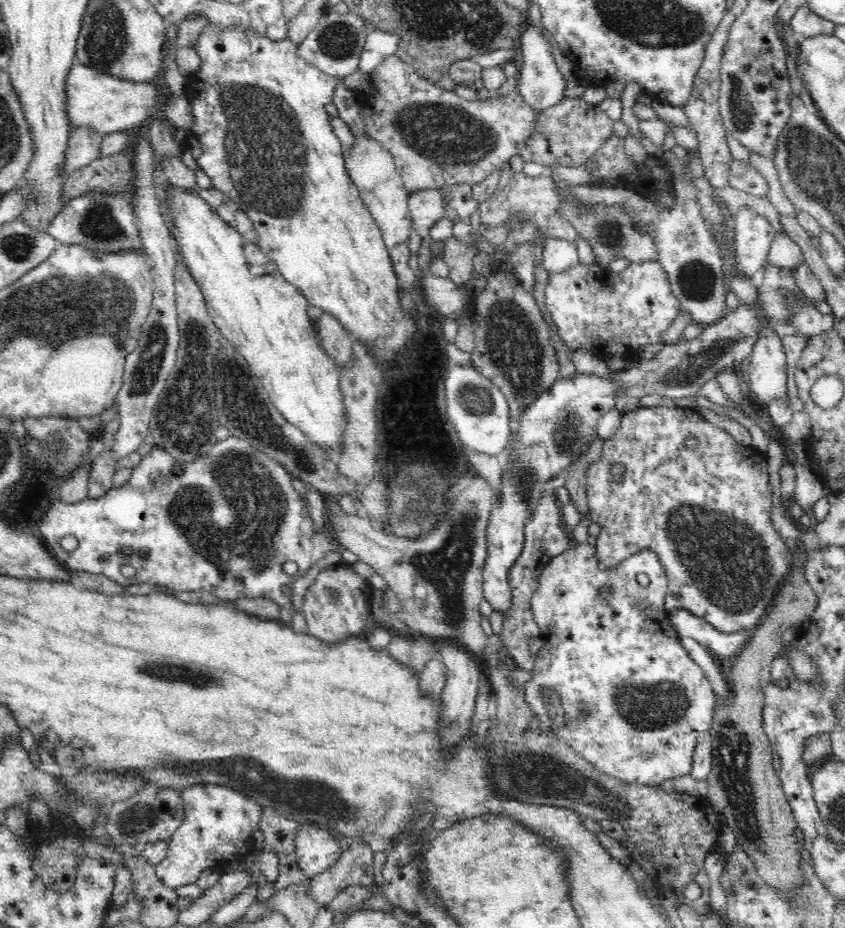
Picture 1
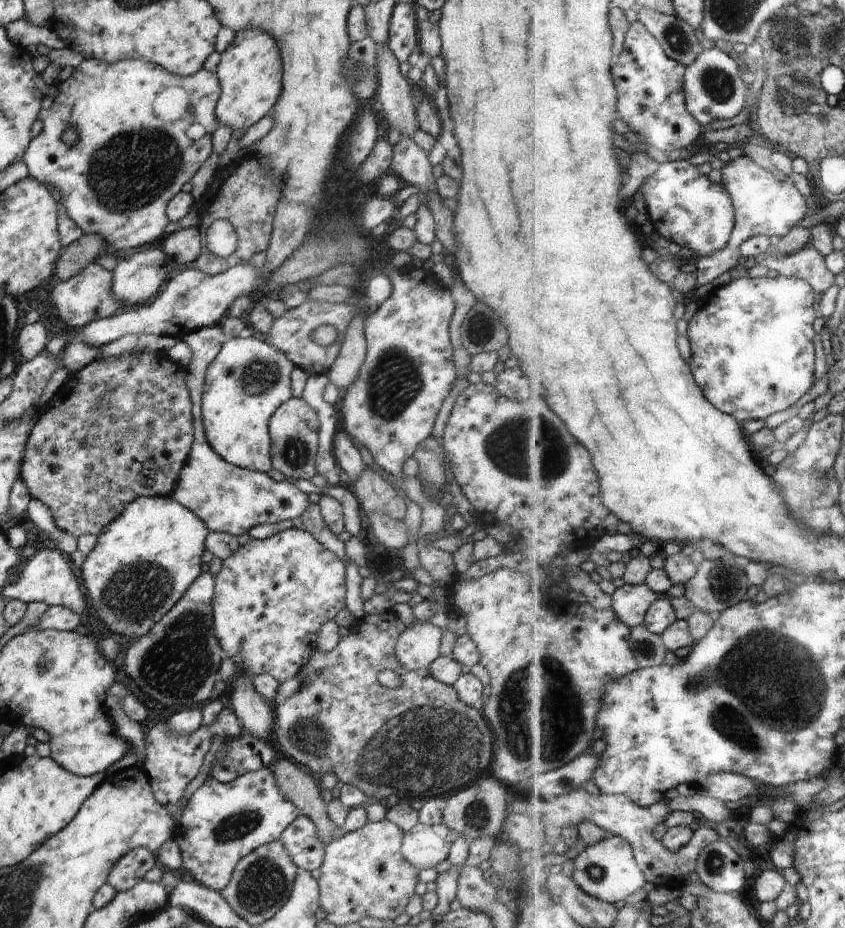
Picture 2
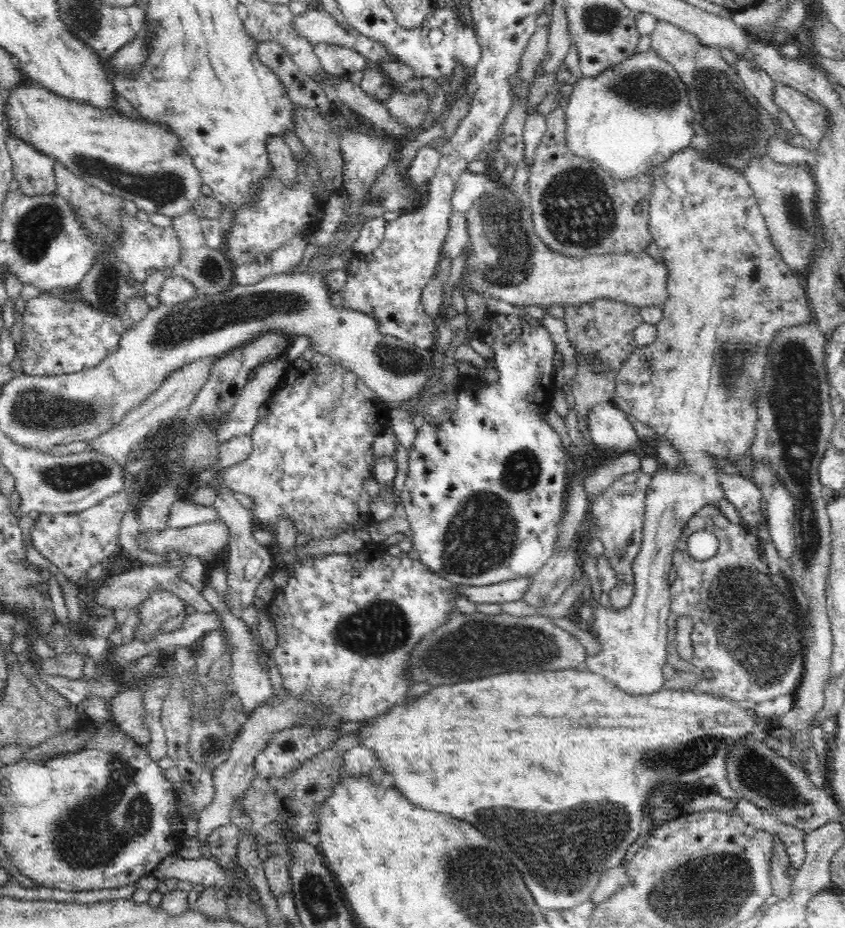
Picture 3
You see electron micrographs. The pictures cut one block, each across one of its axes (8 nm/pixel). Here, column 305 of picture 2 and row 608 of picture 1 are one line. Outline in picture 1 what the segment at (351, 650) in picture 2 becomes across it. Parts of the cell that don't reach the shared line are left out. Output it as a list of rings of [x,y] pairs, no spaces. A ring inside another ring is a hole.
[[[642,407],[622,412],[619,431],[612,438],[604,441],[600,462],[590,464],[586,472],[586,492],[590,519],[593,528],[597,527],[599,534],[595,543],[596,555],[600,569],[616,568],[623,560],[642,549],[653,550],[660,559],[668,578],[665,608],[667,612],[680,608],[688,610],[691,614],[702,618],[716,630],[731,633],[737,630],[754,630],[759,626],[768,610],[773,605],[775,596],[783,585],[784,578],[790,574],[795,554],[789,548],[787,541],[780,537],[772,519],[770,519],[770,506],[772,506],[772,489],[768,483],[766,454],[755,448],[745,448],[730,435],[726,429],[713,426],[706,421],[698,411],[690,407]],[[686,438],[697,440],[695,449],[686,448]],[[612,462],[620,463],[625,467],[622,481],[617,482],[610,473]]]

